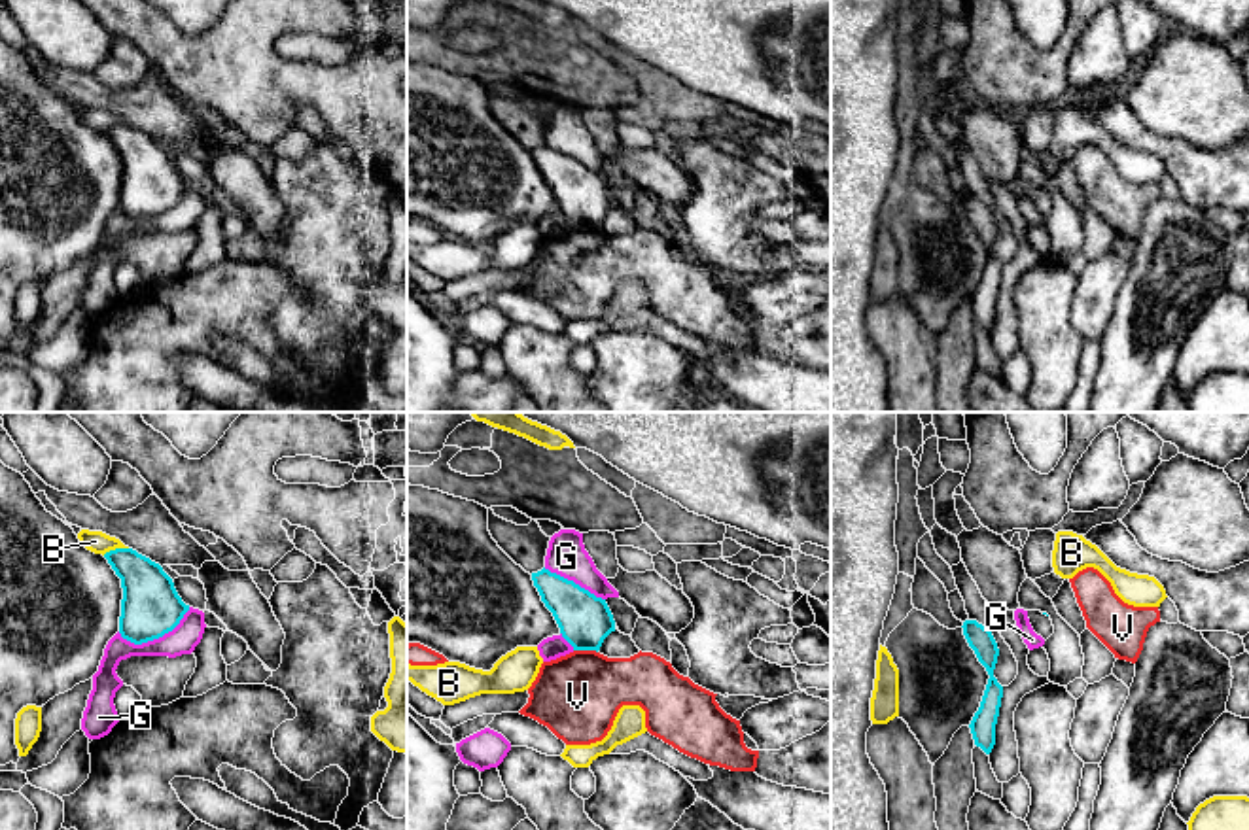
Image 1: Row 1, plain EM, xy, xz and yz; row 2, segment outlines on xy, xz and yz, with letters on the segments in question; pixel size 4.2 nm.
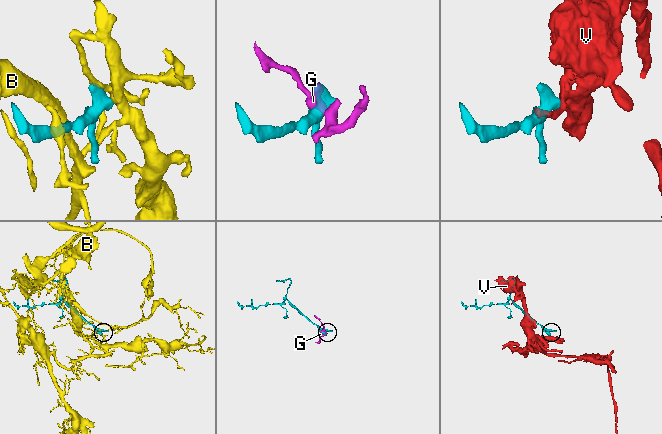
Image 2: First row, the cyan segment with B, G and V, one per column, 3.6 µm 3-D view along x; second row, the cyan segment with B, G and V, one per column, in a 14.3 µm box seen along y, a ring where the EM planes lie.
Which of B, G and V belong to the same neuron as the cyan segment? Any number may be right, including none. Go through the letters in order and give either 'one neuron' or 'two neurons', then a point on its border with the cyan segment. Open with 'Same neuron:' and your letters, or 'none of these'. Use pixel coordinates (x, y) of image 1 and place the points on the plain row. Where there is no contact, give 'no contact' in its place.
Same neuron: none of these
B: two neurons | xy (116, 125)
G: two neurons | xy (156, 214)
V: two neurons | xz (585, 225)

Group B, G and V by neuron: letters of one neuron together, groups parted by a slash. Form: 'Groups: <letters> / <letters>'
Groups: B / G / V

